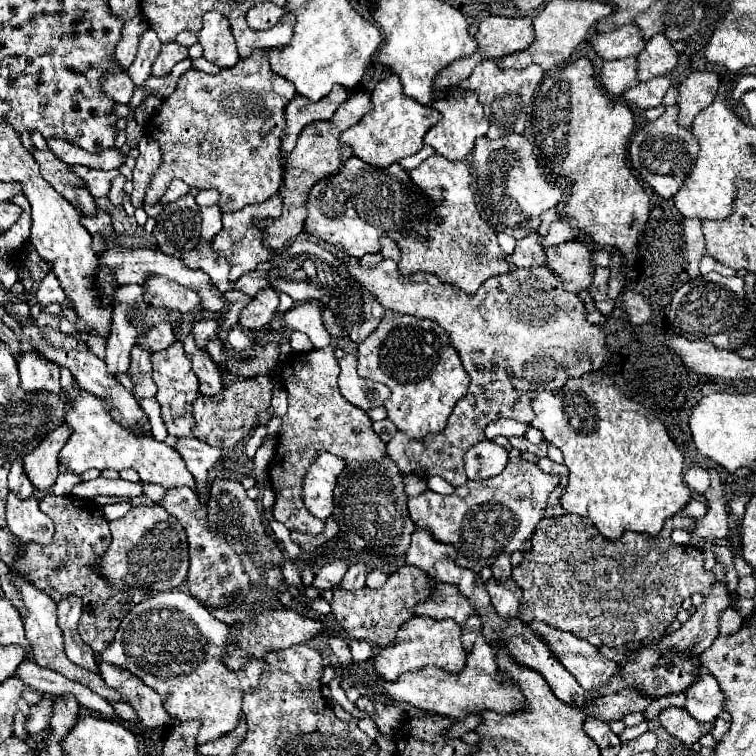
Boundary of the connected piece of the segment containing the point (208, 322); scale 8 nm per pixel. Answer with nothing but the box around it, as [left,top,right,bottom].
[192,319,218,347]

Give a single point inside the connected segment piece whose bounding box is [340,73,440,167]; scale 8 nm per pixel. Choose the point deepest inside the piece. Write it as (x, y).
(395, 128)

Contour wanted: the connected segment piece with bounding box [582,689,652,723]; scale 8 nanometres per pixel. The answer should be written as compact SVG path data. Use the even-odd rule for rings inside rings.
M626 689L616 695L608 695L598 699L598 703L592 699L592 705L586 705L582 711L586 717L598 717L600 721L612 721L622 719L624 715L632 711L644 711L652 703L652 697L642 697L640 693L634 693L632 689Z

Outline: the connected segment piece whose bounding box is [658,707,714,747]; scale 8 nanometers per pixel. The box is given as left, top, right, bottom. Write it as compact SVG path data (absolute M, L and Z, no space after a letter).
M678 707L662 709L658 721L672 737L676 737L680 743L688 747L692 747L702 736L711 733L714 727L713 723L694 721L686 709L678 709Z

